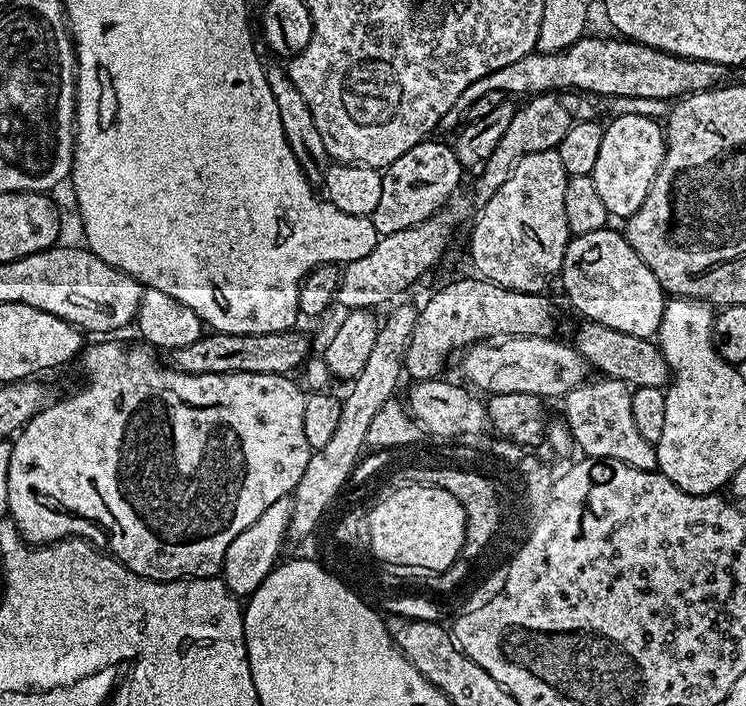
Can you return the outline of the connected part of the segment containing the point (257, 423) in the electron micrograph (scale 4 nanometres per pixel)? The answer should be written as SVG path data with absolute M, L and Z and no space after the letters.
M104 338L101 344L92 344L83 349L82 355L79 357L78 364L84 367L84 376L88 381L81 386L77 392L72 392L69 396L64 396L60 401L49 403L47 408L42 409L28 424L20 429L18 435L11 441L12 453L9 462L9 510L8 515L14 521L20 530L20 535L24 537L29 544L55 544L58 540L67 540L69 538L79 538L87 540L88 543L94 545L125 564L130 571L139 576L144 576L148 580L186 580L189 578L199 578L202 576L220 576L224 567L224 559L226 558L226 550L230 550L230 542L234 542L234 538L238 538L238 534L242 534L242 530L246 530L246 526L250 526L250 522L258 522L258 517L262 515L262 510L266 510L266 506L274 506L274 502L278 502L278 498L283 496L291 497L296 491L298 482L302 478L302 474L306 470L306 462L311 458L313 449L309 448L306 442L306 429L302 427L302 414L304 413L304 402L306 392L303 387L292 381L291 375L279 376L278 374L186 374L179 372L177 368L164 364L159 360L157 353L153 351L149 345L143 342L135 342L136 344L119 344L116 338Z

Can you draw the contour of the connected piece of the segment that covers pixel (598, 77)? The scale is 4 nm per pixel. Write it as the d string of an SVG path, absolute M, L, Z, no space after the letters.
M583 36L565 52L535 52L523 55L509 66L500 67L477 82L470 82L470 86L466 86L462 94L458 94L458 102L454 102L450 110L446 110L446 114L440 120L440 128L459 129L468 115L470 106L474 106L474 102L478 102L482 94L494 92L503 92L508 96L533 96L543 92L577 90L592 96L629 96L632 100L675 102L694 92L707 92L708 89L721 87L725 83L726 68L718 62L702 62L672 56L657 48L636 44L632 40L609 37L600 39Z

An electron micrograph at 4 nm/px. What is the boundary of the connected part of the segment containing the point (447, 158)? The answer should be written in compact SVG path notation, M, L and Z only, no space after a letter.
M437 138L423 140L418 146L410 146L402 158L394 158L382 172L382 195L378 210L374 210L371 220L380 236L398 234L410 226L418 226L426 218L441 211L444 204L456 192L460 184L462 169L456 149L451 143L443 144Z

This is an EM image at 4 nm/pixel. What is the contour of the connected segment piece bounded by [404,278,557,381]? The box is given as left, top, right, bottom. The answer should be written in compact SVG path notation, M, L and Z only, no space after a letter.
M483 278L476 280L456 280L445 288L440 288L416 313L416 326L410 338L410 346L404 355L404 371L413 381L435 380L441 375L444 363L452 355L463 353L473 344L495 342L509 336L550 336L555 337L556 308L547 300L547 295L538 292L515 292L498 286Z

